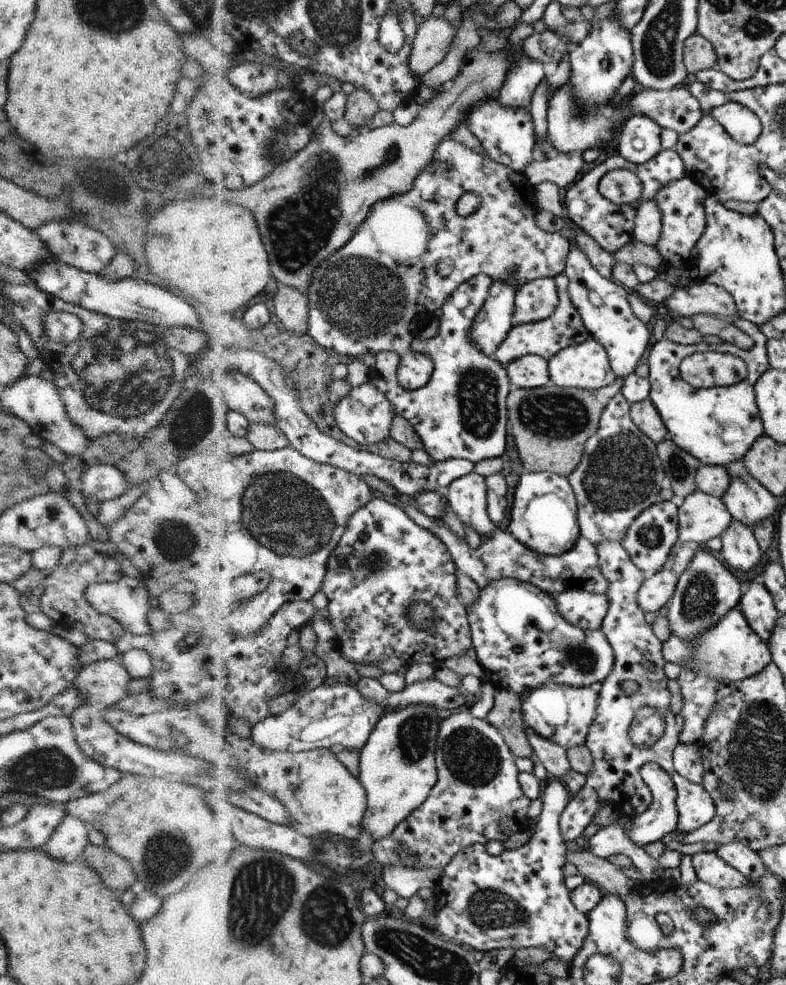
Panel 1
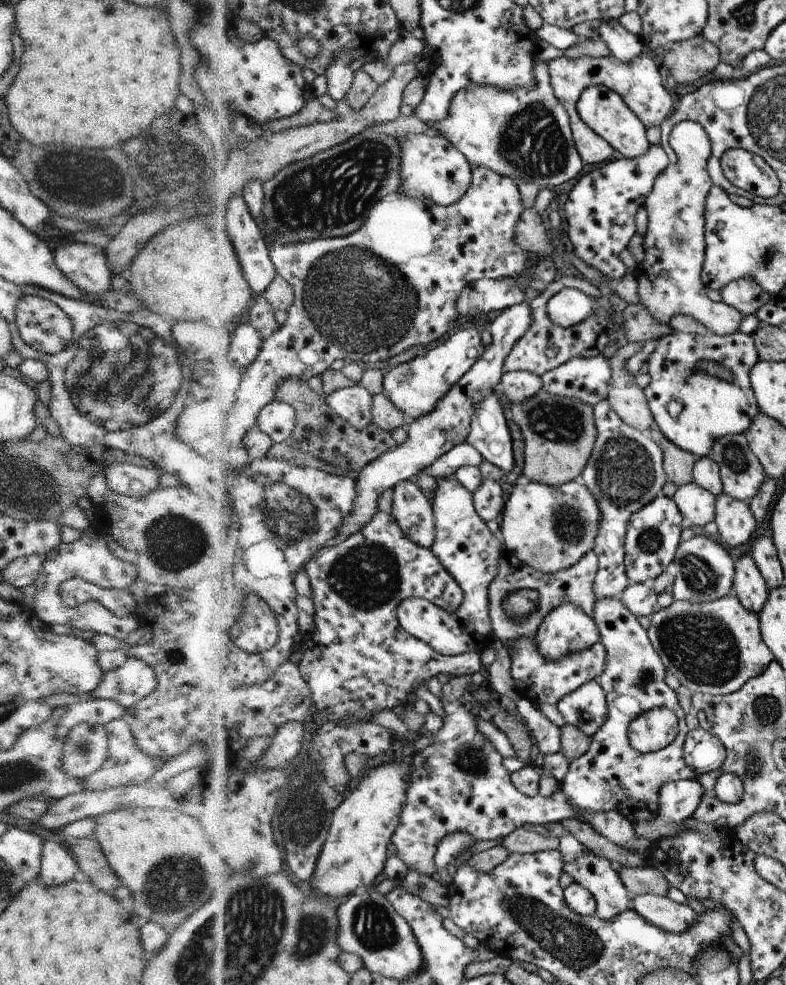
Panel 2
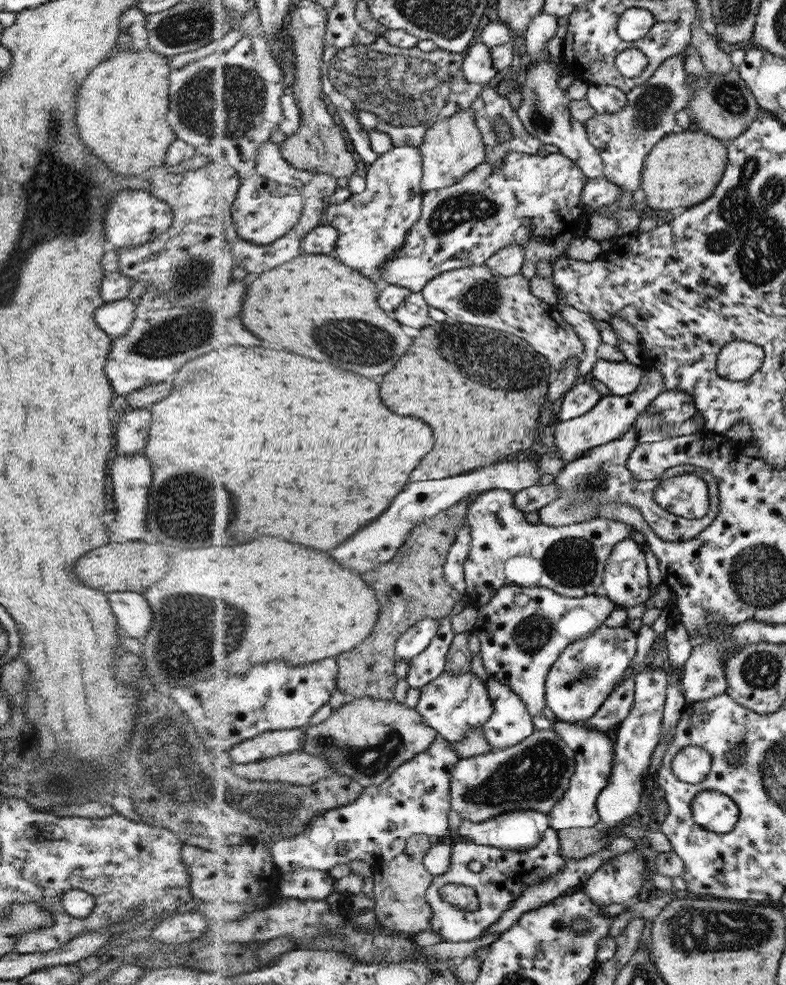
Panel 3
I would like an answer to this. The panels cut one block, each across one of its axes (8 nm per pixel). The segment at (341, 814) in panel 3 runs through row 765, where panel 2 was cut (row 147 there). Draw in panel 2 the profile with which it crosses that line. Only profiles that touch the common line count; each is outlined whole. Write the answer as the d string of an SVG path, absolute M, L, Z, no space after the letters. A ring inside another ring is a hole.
M410 134L399 138L402 144L402 178L404 184L400 193L420 200L432 200L443 207L449 207L466 194L472 186L472 166L461 151L444 135Z

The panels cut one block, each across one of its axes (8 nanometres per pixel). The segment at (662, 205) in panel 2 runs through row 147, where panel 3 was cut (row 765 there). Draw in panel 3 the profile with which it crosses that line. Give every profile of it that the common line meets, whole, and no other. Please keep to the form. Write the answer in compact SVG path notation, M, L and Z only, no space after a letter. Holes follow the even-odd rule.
M700 746L684 747L672 759L672 772L680 782L698 784L706 779L710 769L710 755Z

